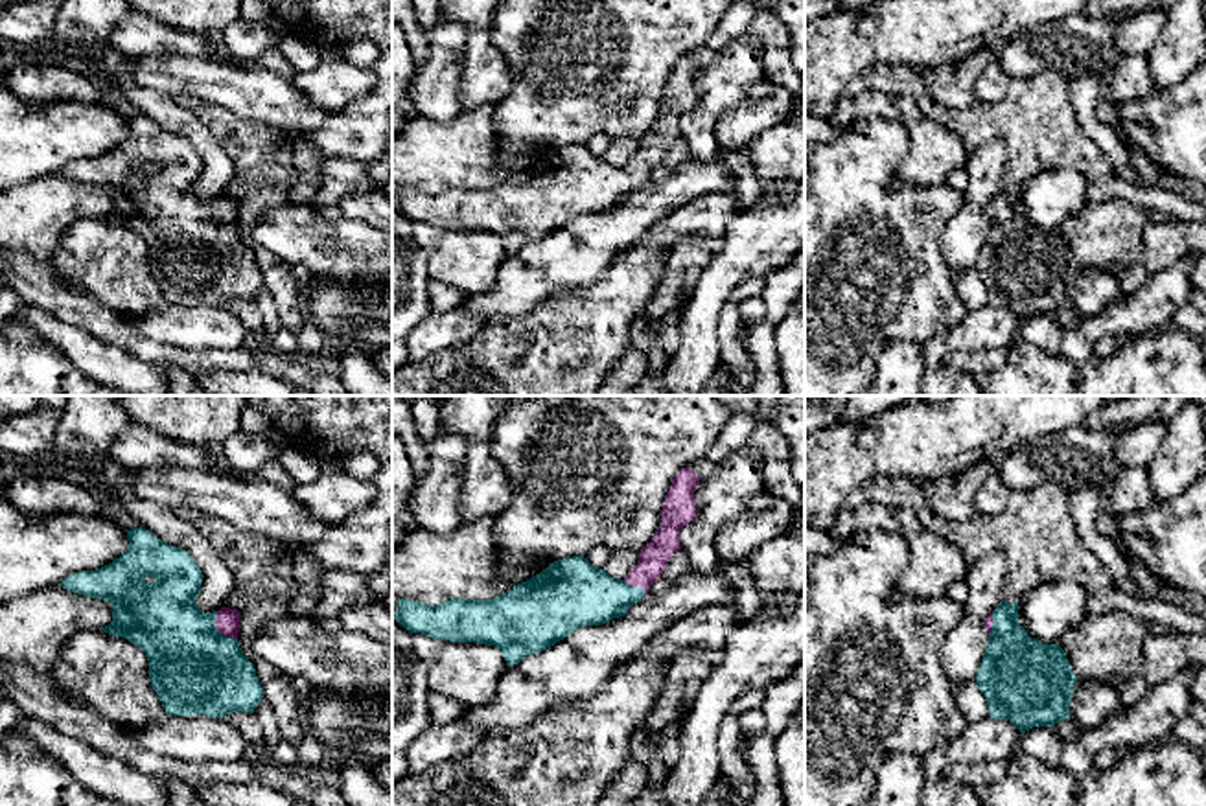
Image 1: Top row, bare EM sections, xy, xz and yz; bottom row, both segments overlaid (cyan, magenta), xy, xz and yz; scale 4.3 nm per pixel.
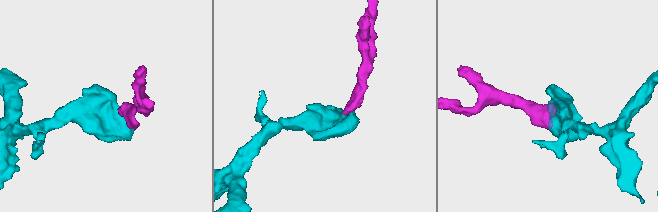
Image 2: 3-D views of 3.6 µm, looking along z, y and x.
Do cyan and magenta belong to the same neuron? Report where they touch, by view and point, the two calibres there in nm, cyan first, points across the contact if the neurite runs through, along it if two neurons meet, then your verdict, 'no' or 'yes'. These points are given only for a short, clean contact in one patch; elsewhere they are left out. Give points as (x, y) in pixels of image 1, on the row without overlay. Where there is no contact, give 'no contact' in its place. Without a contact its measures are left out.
meets cyan in xy at (216, 218); 380 nm thick on the cyan side, 110 nm on the other; runs through xy (194, 256), (197, 240), (216, 218), (227, 210); yes

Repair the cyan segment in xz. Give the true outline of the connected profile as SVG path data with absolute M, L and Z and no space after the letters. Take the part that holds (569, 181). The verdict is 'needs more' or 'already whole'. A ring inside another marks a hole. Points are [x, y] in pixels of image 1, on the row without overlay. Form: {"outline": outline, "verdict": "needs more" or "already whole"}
{"outline": "M689 53L679 57L663 90L659 118L641 138L637 153L624 167L611 166L604 156L593 155L584 144L573 144L551 151L539 162L490 188L451 186L427 193L418 188L400 186L394 206L411 223L422 221L438 228L495 234L506 252L512 254L527 243L554 234L582 213L600 213L624 204L650 173L659 167L670 144L681 138L679 120L696 107L694 79L700 68L702 64Z", "verdict": "needs more"}

